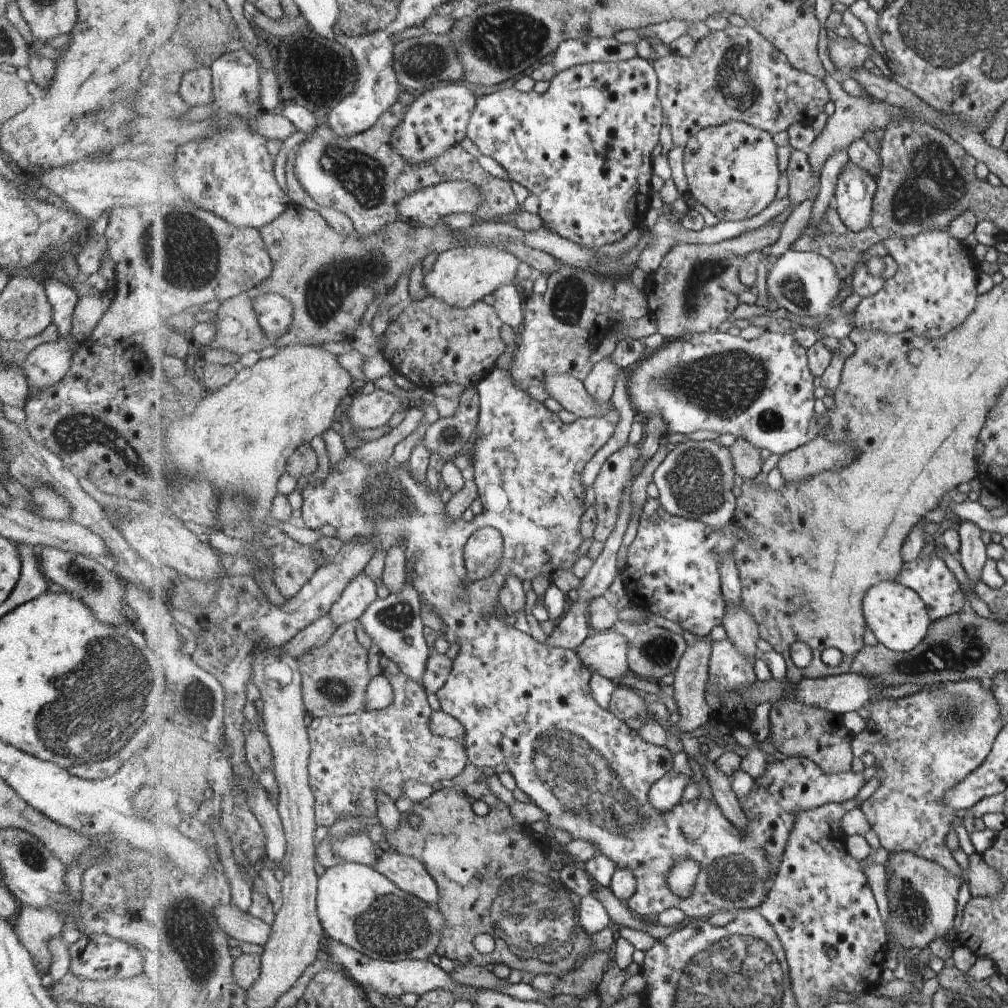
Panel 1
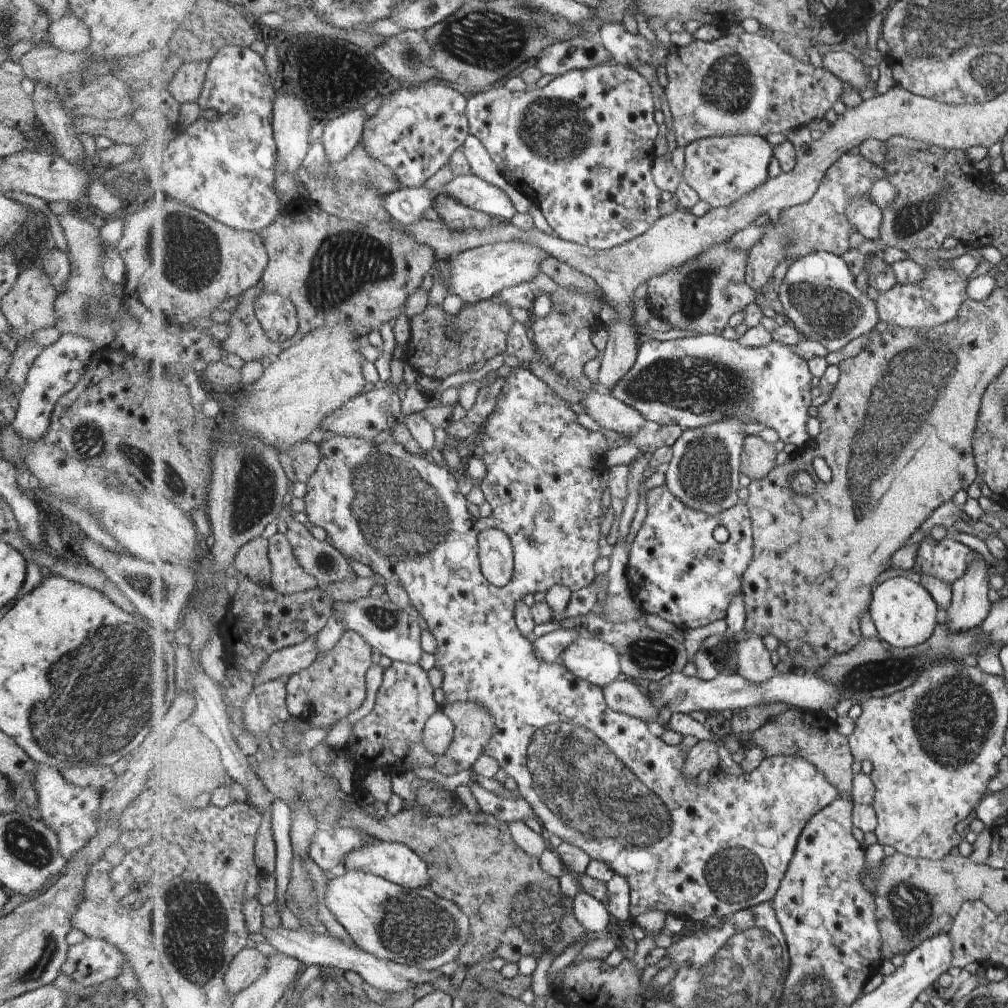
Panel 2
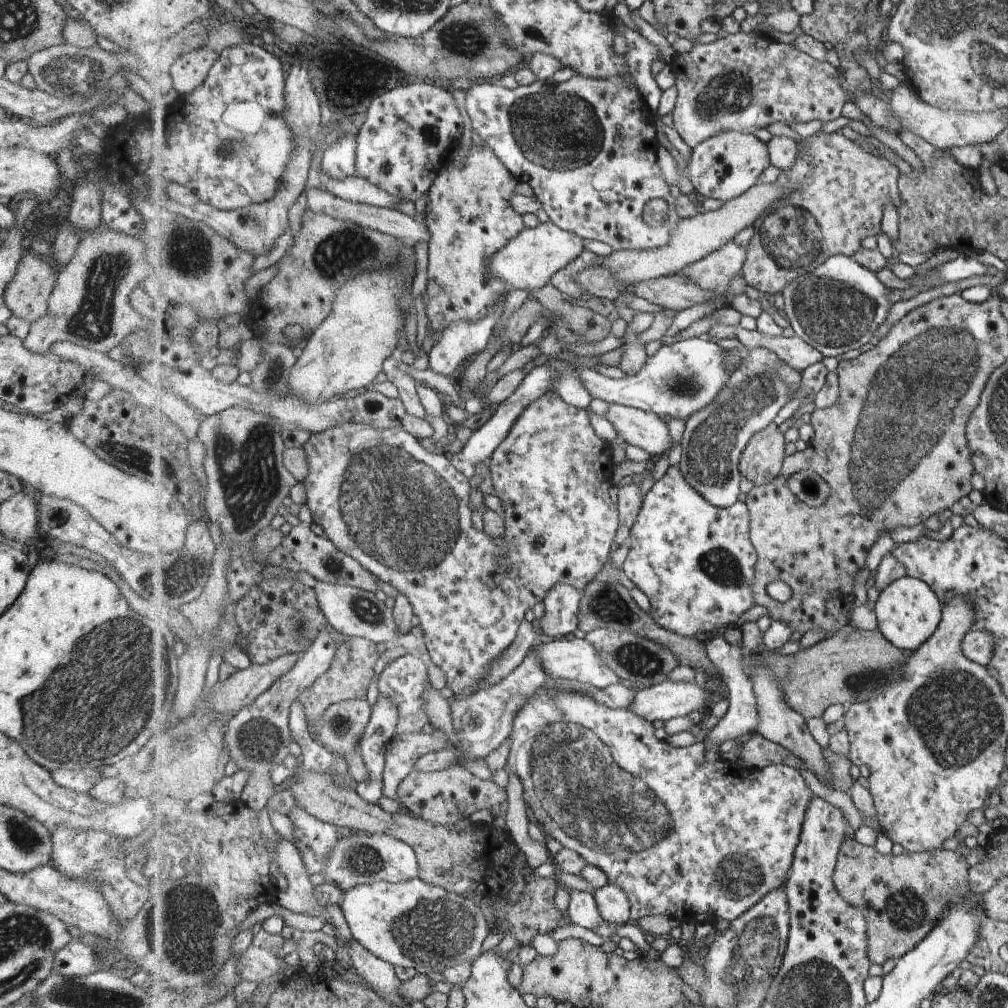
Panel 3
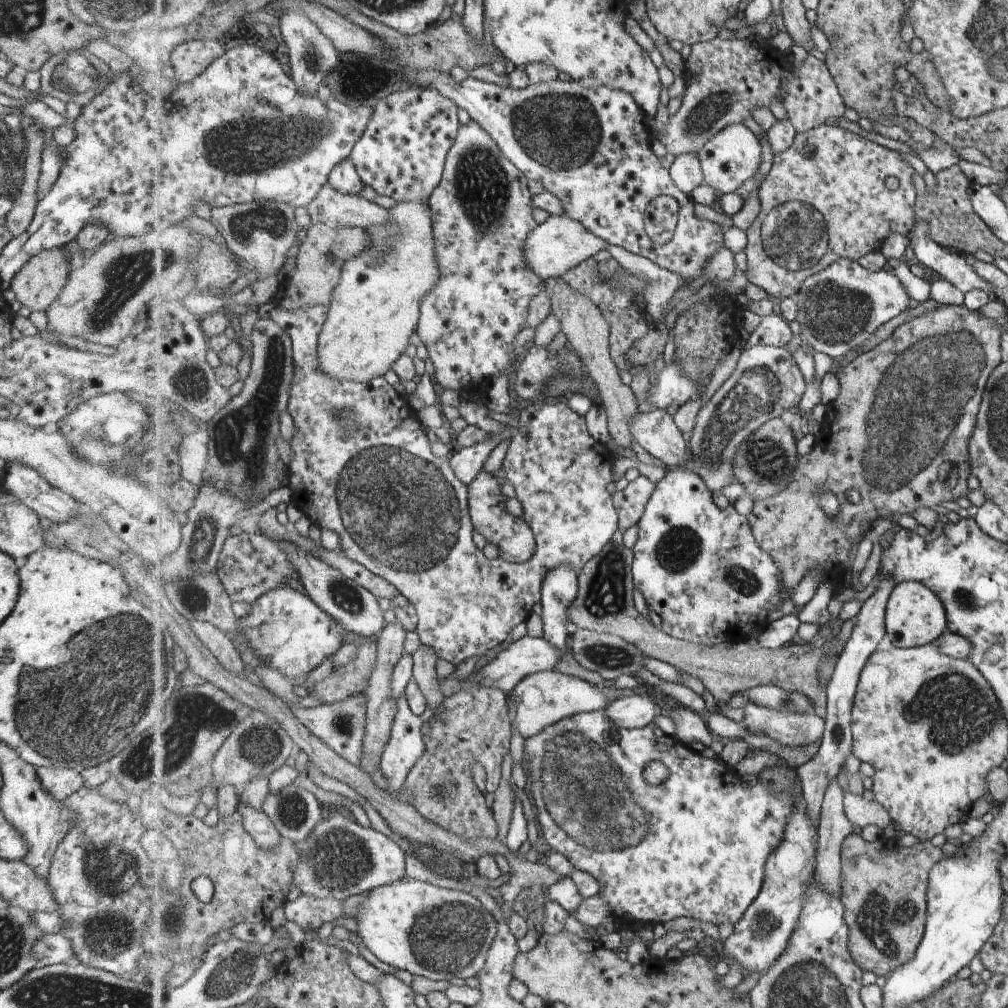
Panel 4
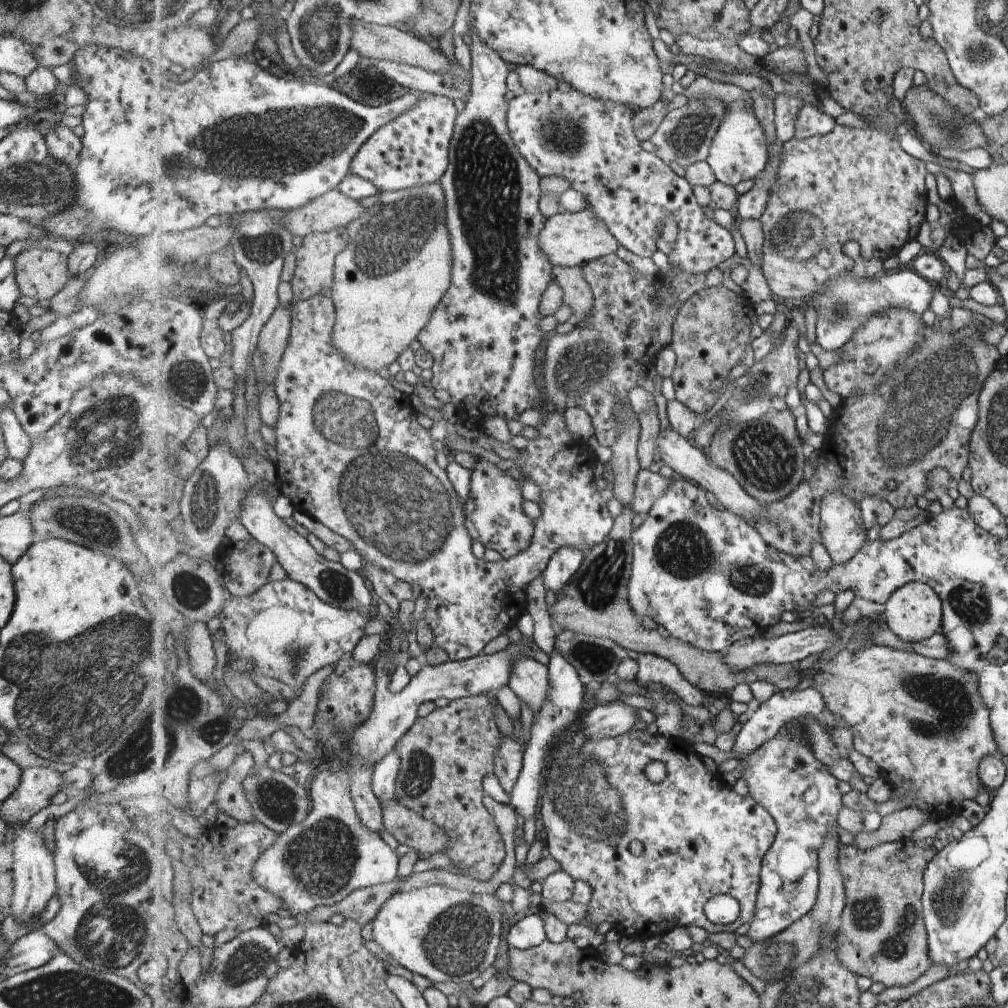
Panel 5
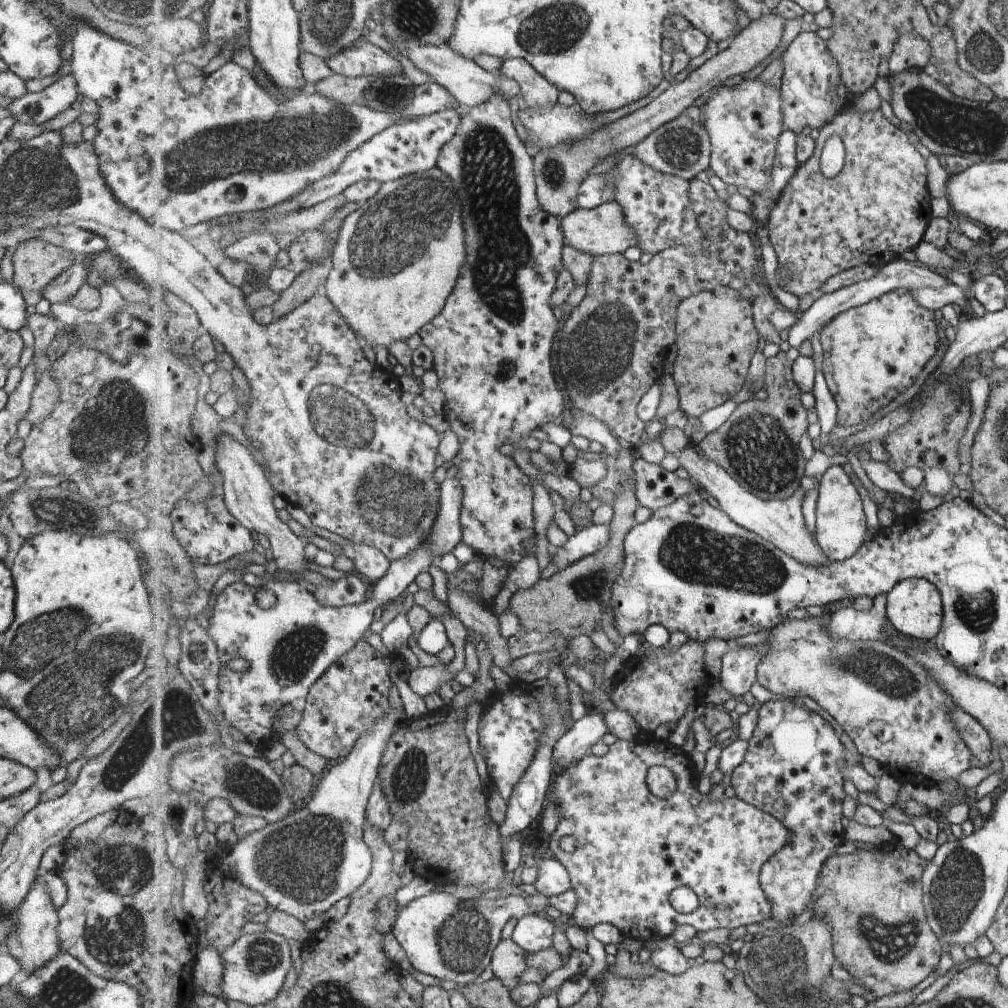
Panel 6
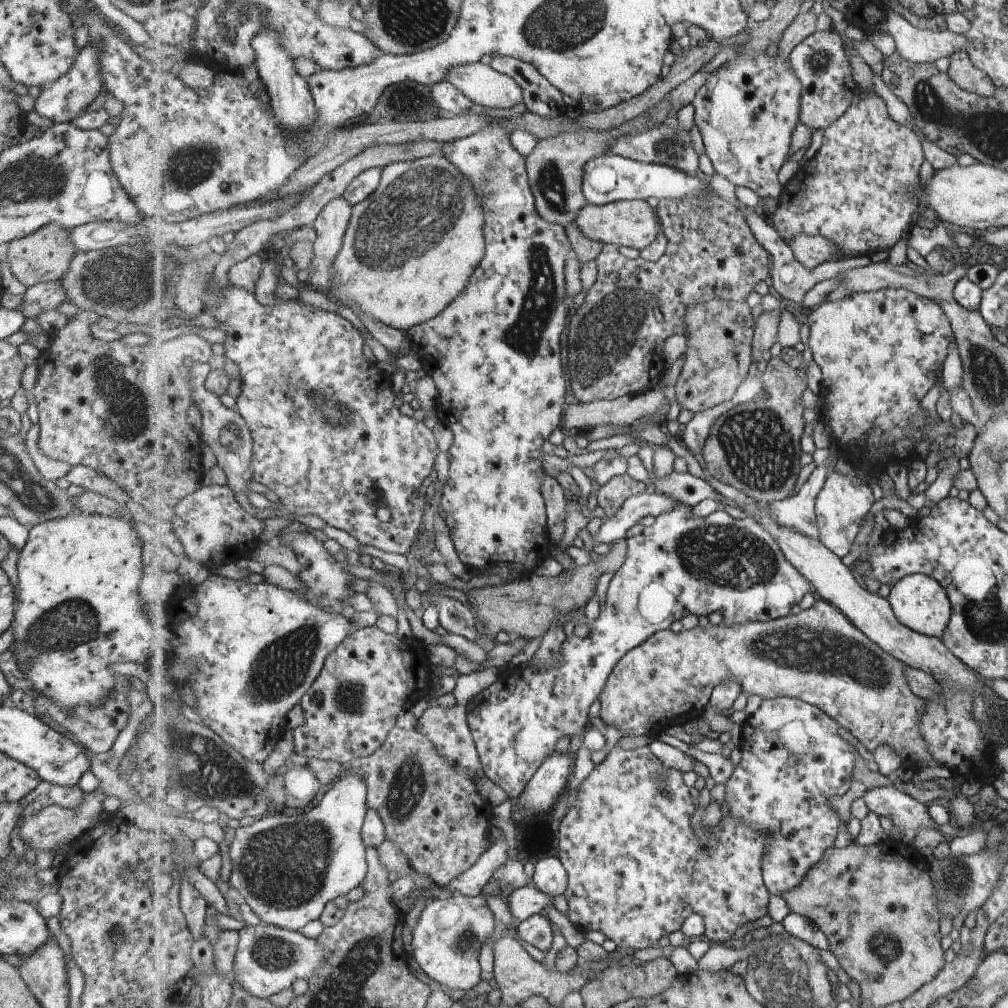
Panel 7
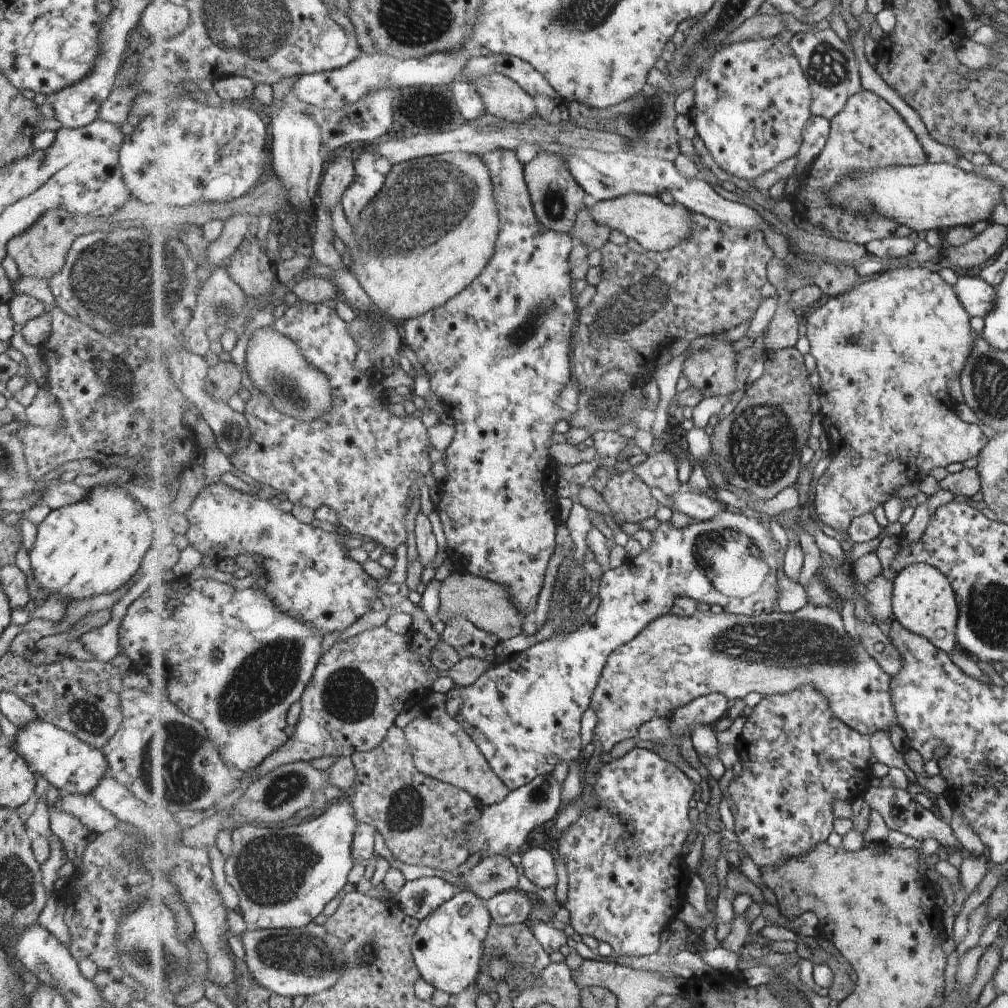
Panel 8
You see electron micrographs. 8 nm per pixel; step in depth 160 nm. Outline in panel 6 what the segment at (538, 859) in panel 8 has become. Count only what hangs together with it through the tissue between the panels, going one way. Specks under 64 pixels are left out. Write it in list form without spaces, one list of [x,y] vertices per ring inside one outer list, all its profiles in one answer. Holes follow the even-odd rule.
[[[544,857],[539,866],[540,873],[534,882],[539,894],[552,897],[566,893],[572,888],[569,871],[557,857]]]

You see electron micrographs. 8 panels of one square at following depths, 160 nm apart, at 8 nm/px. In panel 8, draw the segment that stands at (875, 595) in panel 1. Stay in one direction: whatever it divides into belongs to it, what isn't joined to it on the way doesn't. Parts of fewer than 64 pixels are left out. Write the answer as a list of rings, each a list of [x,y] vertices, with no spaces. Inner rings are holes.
[[[927,564],[907,566],[895,578],[892,602],[893,619],[899,620],[907,630],[925,636],[944,652],[951,654],[955,650],[958,645],[956,631],[960,606],[952,582],[943,572]]]

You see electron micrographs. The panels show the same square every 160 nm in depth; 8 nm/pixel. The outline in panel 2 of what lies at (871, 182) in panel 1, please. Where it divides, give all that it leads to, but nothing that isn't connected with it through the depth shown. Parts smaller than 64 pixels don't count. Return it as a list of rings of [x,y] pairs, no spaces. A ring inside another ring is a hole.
[[[869,197],[852,199],[848,206],[848,217],[856,224],[860,234],[867,240],[877,241],[881,236],[882,220],[884,214],[882,208]]]

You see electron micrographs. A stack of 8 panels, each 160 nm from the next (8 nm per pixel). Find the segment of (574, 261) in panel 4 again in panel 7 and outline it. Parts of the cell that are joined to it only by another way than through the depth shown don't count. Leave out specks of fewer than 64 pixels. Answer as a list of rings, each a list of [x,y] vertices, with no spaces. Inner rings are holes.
[[[627,199],[606,205],[588,203],[581,209],[575,222],[593,240],[619,246],[629,246],[639,251],[655,242],[661,232],[661,222],[654,209],[654,202],[647,199]]]

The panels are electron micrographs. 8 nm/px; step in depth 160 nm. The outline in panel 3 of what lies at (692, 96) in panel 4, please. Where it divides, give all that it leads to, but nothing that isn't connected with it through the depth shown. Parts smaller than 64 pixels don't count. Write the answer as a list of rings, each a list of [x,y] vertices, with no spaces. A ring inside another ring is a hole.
[[[735,33],[713,43],[695,44],[685,56],[675,55],[670,68],[675,75],[678,96],[672,112],[673,126],[684,142],[694,149],[707,139],[725,131],[752,134],[773,122],[813,122],[837,120],[843,116],[847,101],[853,101],[874,126],[899,135],[902,122],[896,117],[891,100],[881,100],[870,92],[851,95],[842,86],[840,70],[827,61],[799,50],[795,44],[784,44],[760,33]]]

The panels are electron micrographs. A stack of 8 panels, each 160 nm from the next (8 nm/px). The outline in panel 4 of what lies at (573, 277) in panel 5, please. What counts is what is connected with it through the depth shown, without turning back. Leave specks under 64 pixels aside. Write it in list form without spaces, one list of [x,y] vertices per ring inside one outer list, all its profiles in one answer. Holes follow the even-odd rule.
[[[563,276],[549,279],[547,283],[546,290],[552,300],[552,312],[561,319],[562,332],[567,342],[572,345],[583,363],[586,364],[586,370],[592,382],[600,390],[600,403],[606,408],[613,442],[619,449],[631,448],[631,444],[635,442],[631,420],[638,416],[640,408],[634,390],[621,380],[621,372],[613,360],[610,351],[611,332],[608,320],[589,296],[574,289]]]

